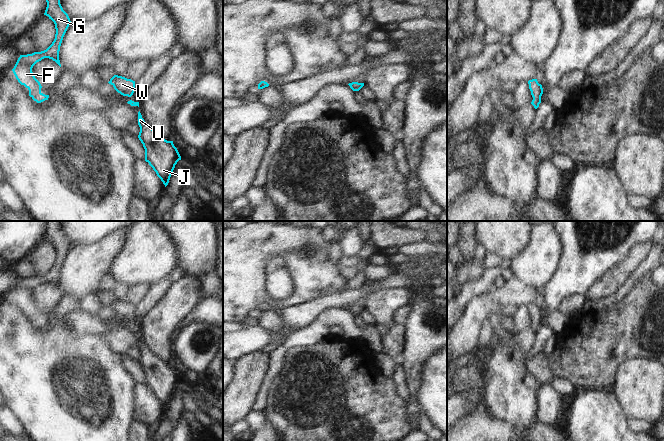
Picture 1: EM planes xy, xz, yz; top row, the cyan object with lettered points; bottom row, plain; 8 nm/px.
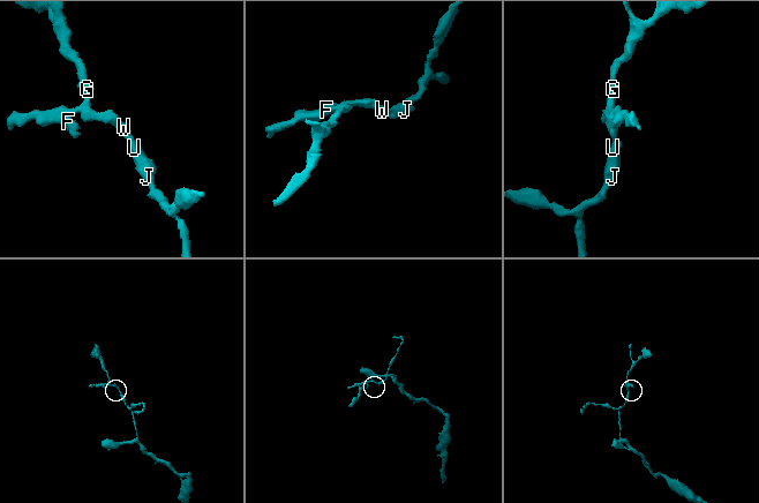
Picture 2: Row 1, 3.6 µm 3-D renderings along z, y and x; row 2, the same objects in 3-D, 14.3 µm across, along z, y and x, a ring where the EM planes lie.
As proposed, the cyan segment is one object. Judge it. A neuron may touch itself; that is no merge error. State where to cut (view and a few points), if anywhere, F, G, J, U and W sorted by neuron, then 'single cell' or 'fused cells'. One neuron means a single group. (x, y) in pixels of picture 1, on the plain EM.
cut none; groups F G J U W; single cell

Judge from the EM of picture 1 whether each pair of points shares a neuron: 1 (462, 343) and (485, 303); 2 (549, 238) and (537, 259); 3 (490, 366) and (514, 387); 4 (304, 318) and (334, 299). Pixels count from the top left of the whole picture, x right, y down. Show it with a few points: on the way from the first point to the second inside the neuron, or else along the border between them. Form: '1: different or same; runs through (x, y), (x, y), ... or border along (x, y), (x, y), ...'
1: same; runs through (466, 333), (475, 313)
2: same; runs through (545, 243), (545, 249), (542, 254)
3: same; runs through (496, 369), (508, 381)
4: same; runs through (311, 311), (327, 301)

